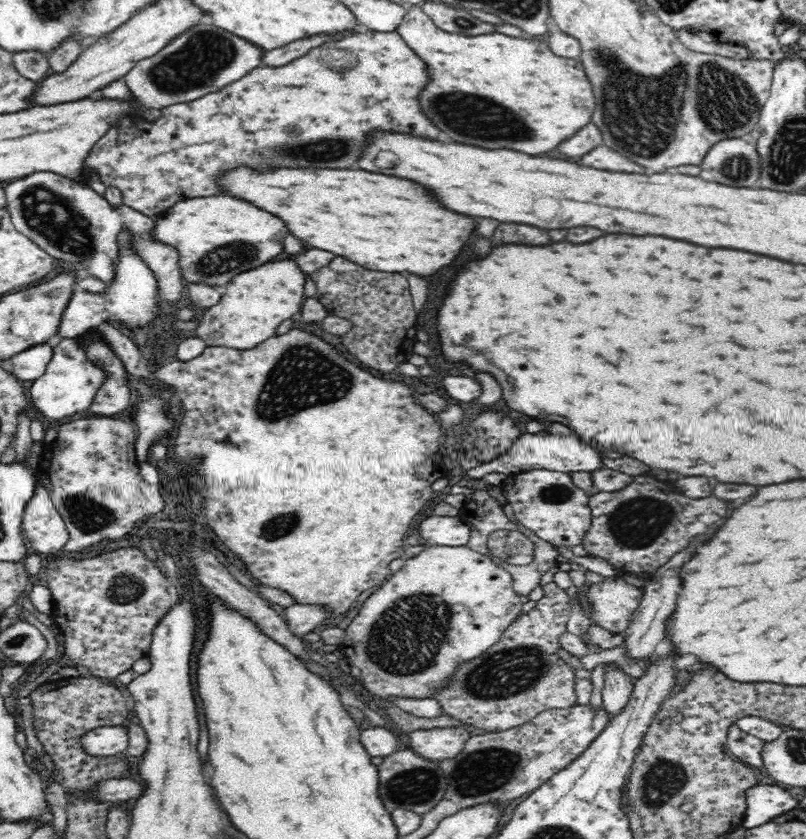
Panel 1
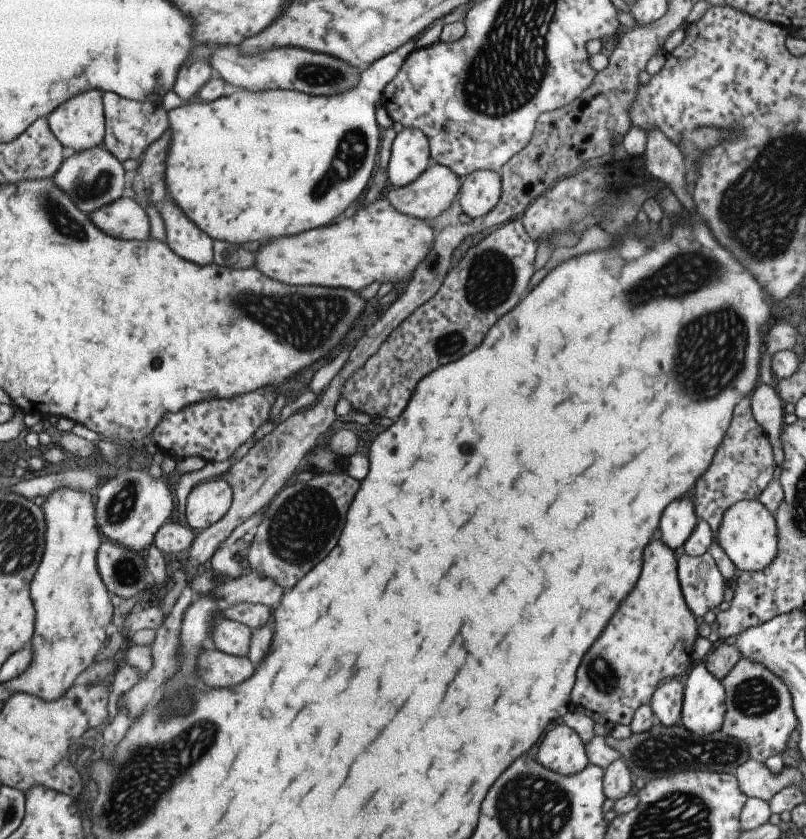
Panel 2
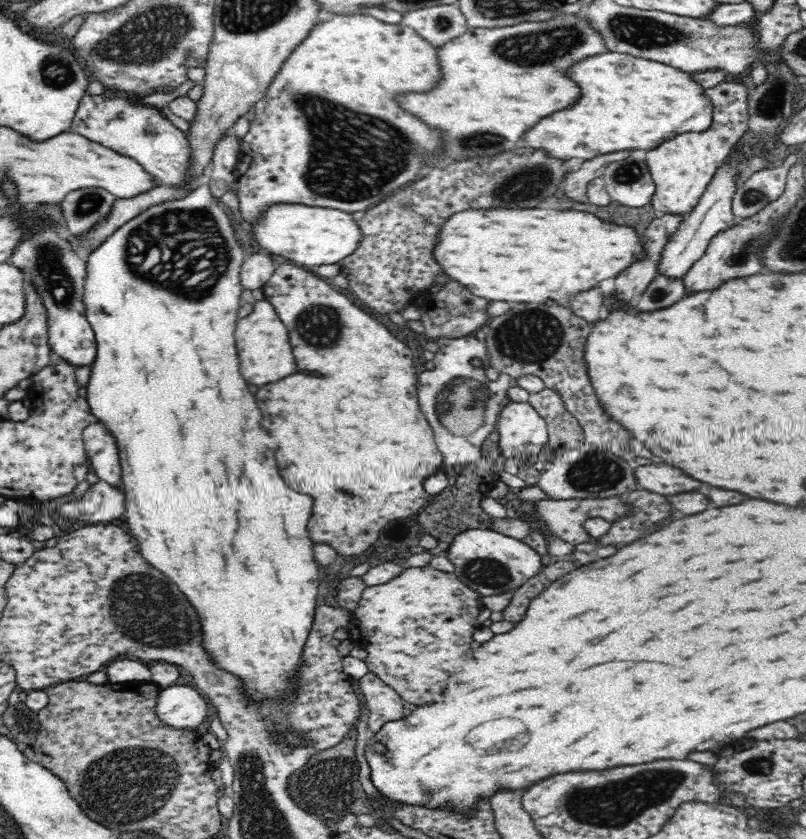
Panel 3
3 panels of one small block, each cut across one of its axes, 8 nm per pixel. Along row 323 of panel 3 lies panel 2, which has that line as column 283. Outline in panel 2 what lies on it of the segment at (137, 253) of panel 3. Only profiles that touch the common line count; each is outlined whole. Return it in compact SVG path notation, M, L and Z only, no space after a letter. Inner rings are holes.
M412 39L405 42L394 52L363 67L363 70L358 74L355 85L333 95L307 95L290 89L256 92L239 90L239 92L233 92L229 96L210 101L209 104L203 104L203 102L185 103L179 108L169 110L166 112L166 120L170 131L170 142L164 161L164 188L167 197L192 224L195 224L212 241L219 240L238 245L247 242L265 244L269 240L297 235L309 231L311 228L325 227L346 208L355 205L357 198L367 186L371 170L375 166L375 154L377 154L379 142L379 126L375 121L375 102L380 101L383 88L396 76L404 64L405 58L415 49L414 41Z

